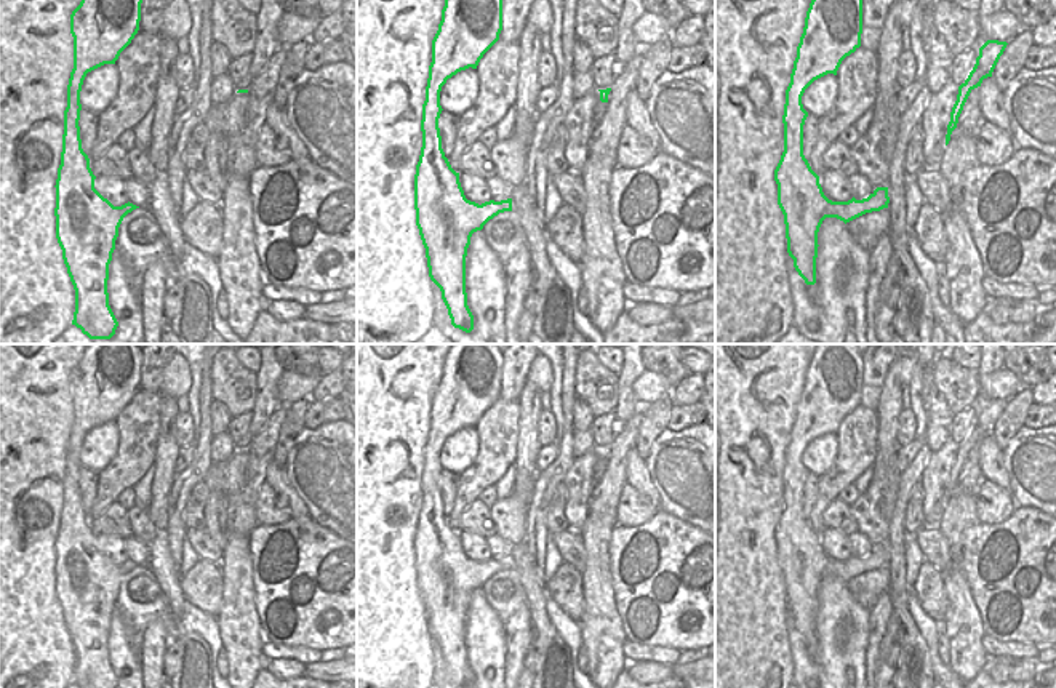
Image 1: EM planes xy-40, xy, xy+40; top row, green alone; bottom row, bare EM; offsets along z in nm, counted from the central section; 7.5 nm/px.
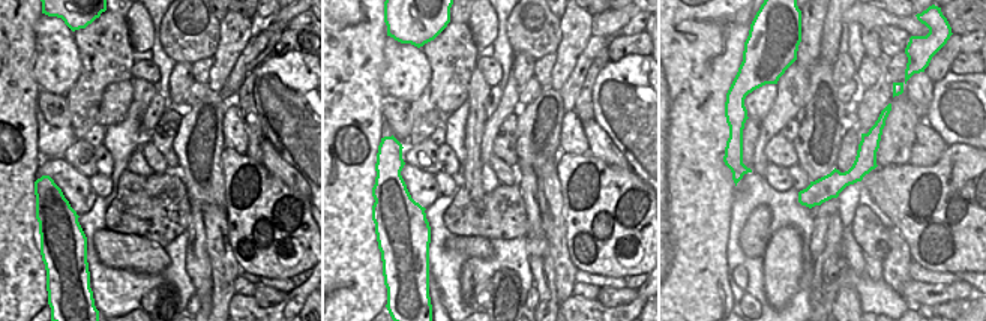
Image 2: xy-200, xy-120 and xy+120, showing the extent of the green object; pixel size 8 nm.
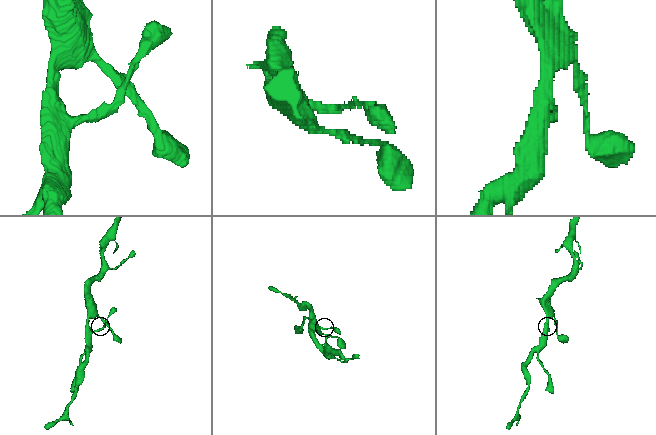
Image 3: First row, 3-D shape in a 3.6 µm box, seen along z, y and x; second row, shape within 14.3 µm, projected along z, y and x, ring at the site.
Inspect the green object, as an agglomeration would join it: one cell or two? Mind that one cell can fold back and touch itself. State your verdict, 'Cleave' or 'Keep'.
Keep.

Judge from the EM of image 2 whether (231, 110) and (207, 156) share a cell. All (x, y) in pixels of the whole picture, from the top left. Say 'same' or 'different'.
different

